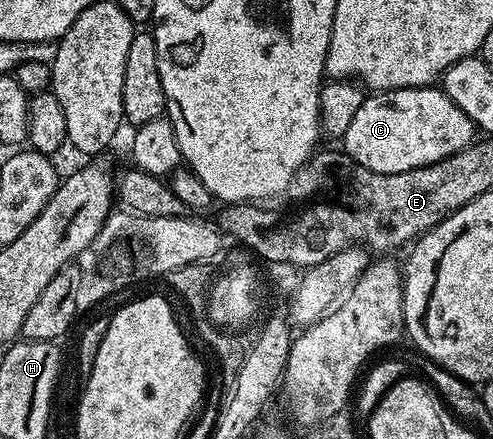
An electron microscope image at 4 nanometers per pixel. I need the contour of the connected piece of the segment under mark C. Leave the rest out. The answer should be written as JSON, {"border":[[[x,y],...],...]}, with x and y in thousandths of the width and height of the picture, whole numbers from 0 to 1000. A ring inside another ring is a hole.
{"border":[[[884,194],[844,196],[775,205],[740,221],[704,292],[696,342],[736,383],[753,383],[753,392],[799,396],[882,374],[947,337],[961,314],[957,273],[903,216],[901,205]]]}

